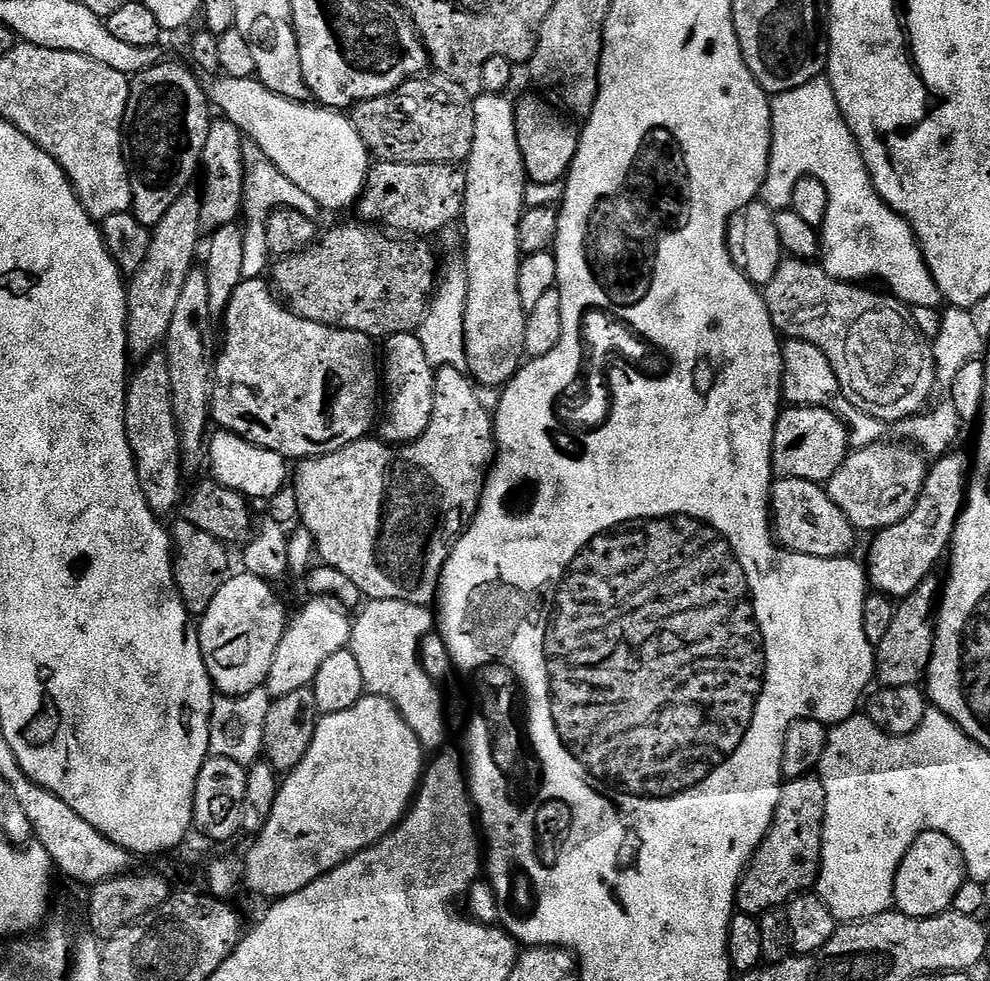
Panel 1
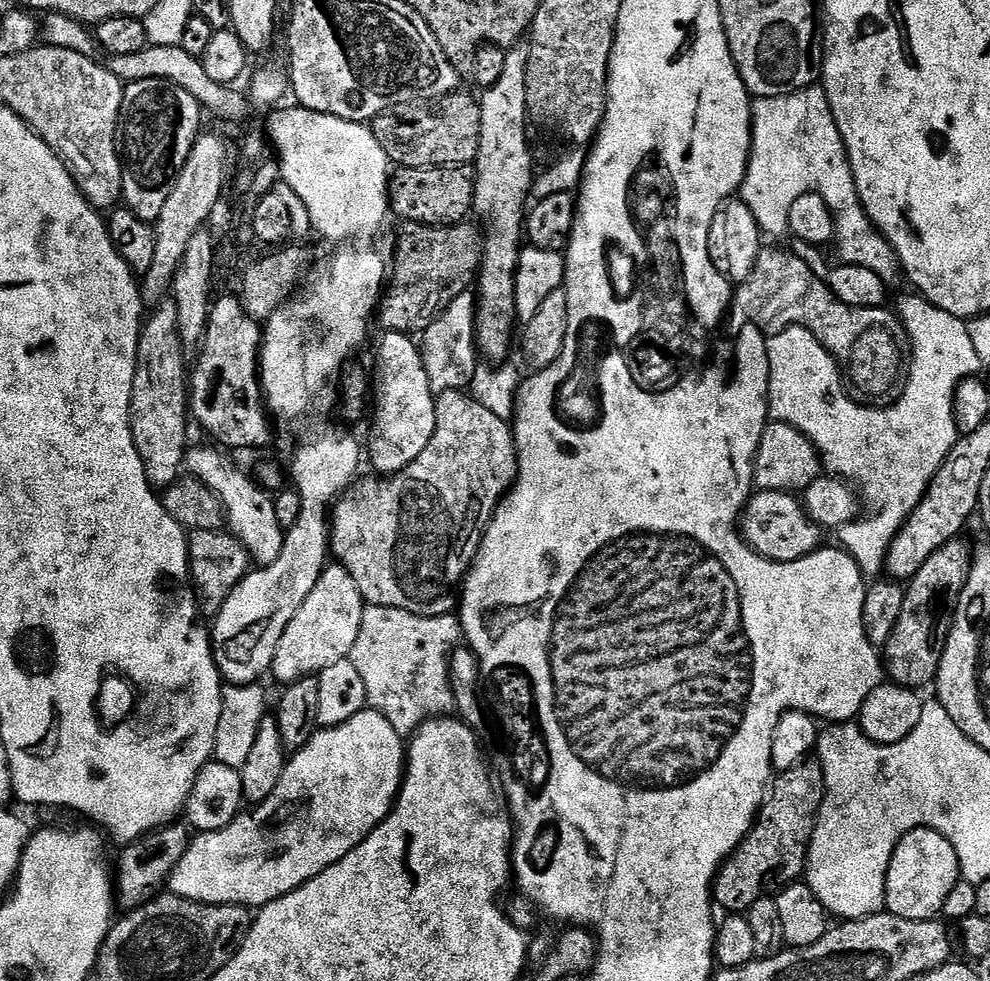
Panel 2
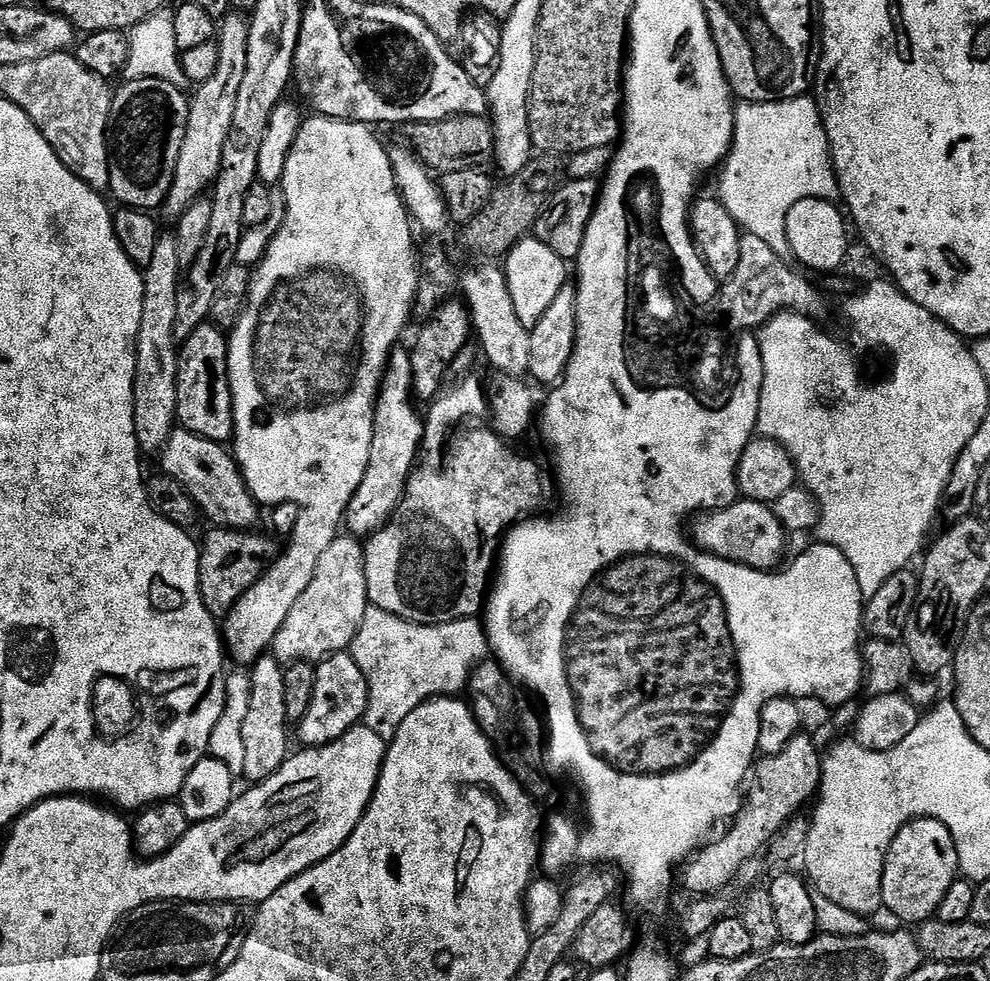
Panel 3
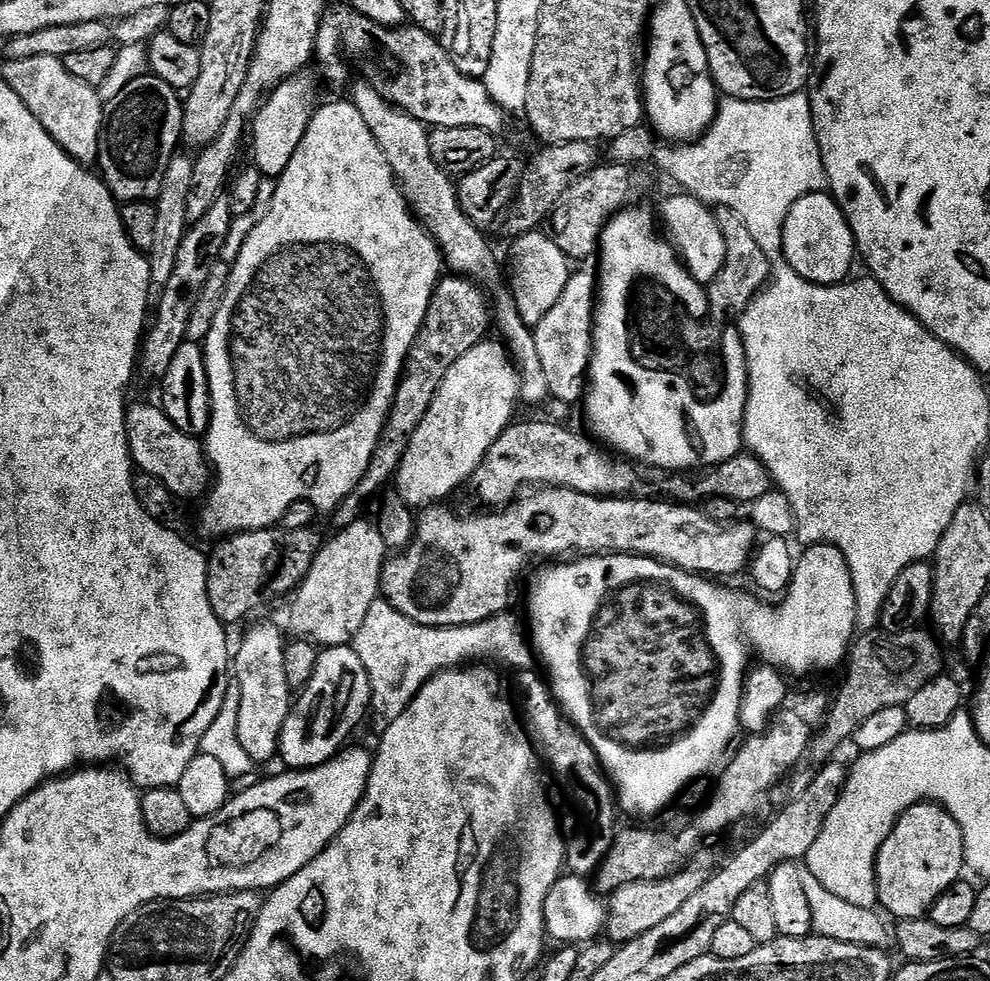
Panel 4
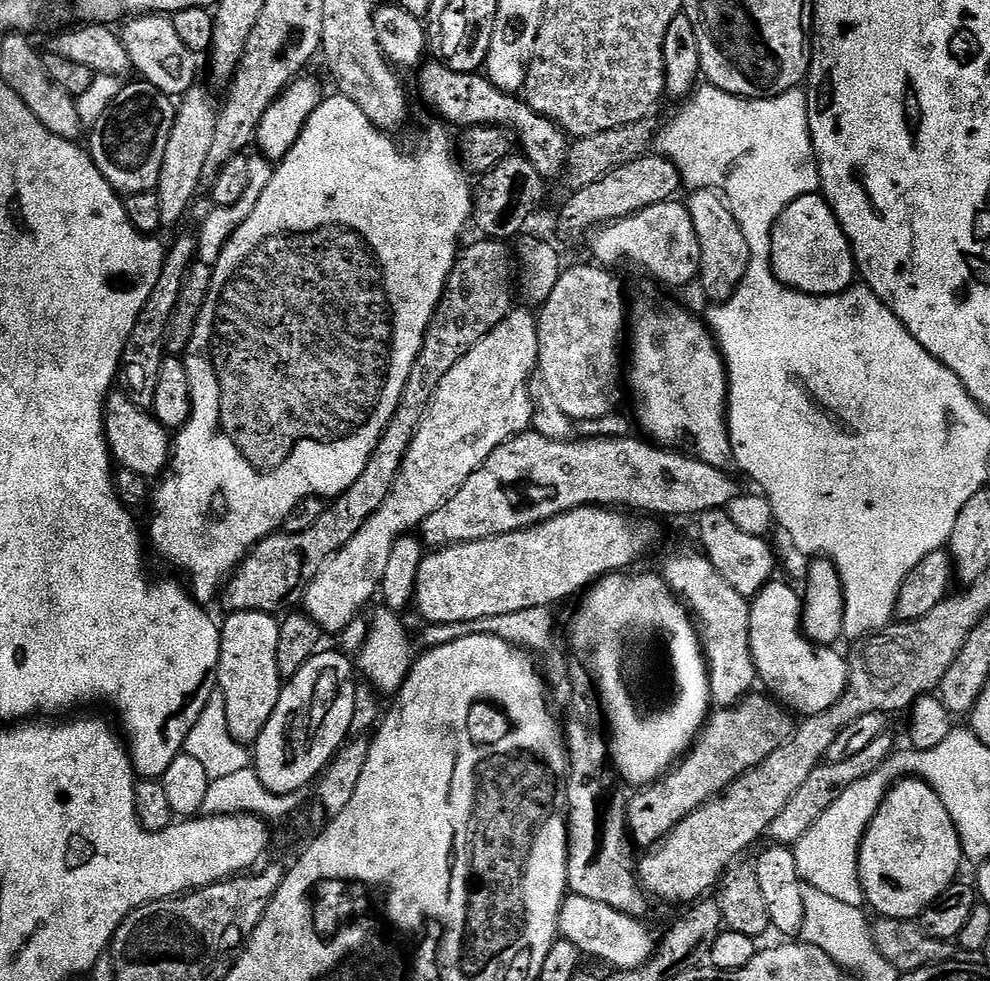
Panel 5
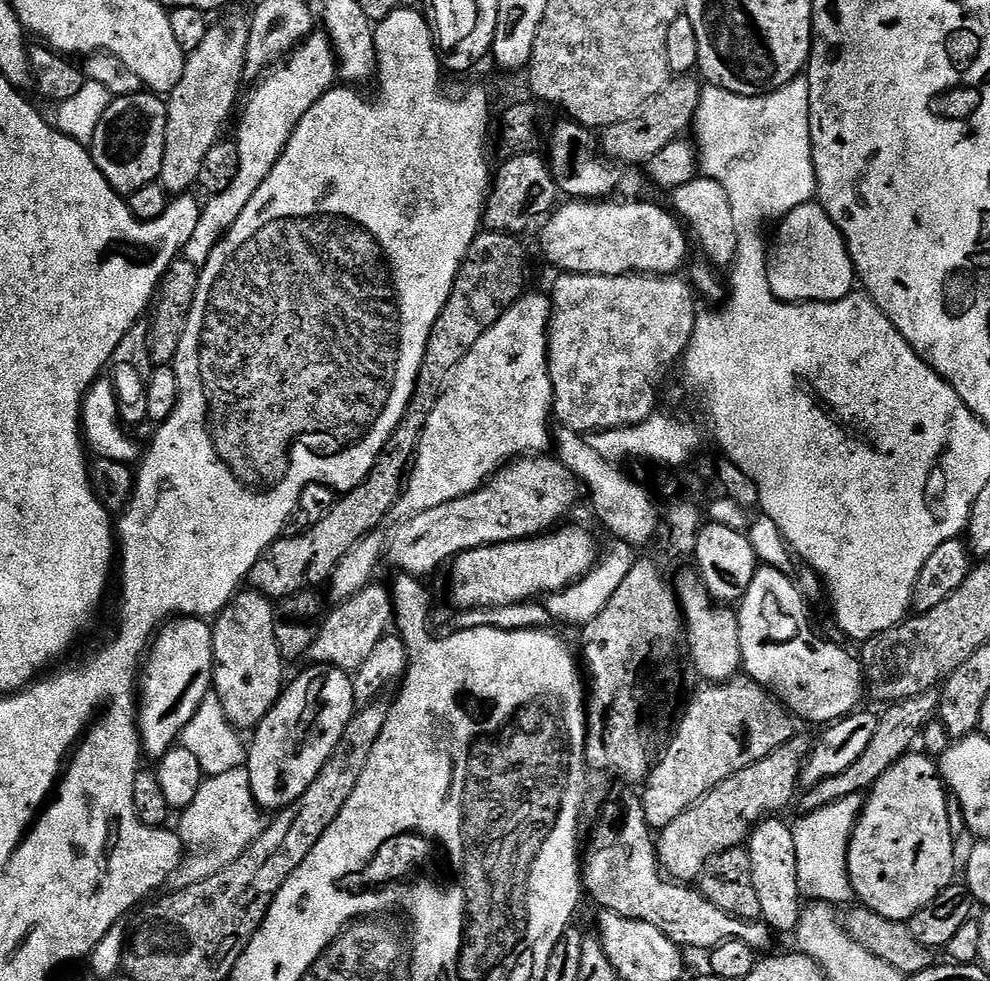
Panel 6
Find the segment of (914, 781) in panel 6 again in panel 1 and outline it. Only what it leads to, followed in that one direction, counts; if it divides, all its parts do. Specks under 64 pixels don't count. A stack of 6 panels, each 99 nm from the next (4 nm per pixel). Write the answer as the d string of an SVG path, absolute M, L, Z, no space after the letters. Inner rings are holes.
M924 832L910 846L898 866L892 895L895 907L904 916L925 920L931 916L941 916L951 909L954 896L966 879L966 865L960 847L946 834Z

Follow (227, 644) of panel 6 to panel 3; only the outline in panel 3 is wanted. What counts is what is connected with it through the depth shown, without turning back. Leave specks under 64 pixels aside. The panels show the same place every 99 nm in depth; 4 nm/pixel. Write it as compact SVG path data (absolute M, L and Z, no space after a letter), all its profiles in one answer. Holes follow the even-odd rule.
M265 654L251 665L252 689L250 690L250 710L242 725L242 742L246 746L246 766L243 779L252 784L261 784L279 770L289 758L288 748L289 718L286 714L286 686L284 668L275 656Z

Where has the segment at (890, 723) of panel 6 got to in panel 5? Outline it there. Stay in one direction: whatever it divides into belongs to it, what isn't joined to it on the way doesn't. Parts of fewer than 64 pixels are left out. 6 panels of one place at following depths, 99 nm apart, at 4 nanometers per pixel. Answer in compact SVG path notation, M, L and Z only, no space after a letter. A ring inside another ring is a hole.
M884 732L881 736L874 738L874 742L870 742L870 746L863 747L858 754L851 755L850 758L844 758L841 761L828 760L817 764L816 769L810 774L810 778L806 778L806 782L802 782L802 786L798 786L794 798L790 798L790 802L786 802L786 810L782 810L782 814L778 814L778 818L774 818L767 835L773 836L776 839L773 841L779 842L781 845L795 846L802 838L802 834L806 834L806 830L810 830L810 826L814 826L814 822L818 822L818 818L822 818L822 814L826 814L826 810L830 810L830 806L834 806L834 802L838 802L838 798L842 798L842 790L850 790L850 786L854 786L854 782L866 778L874 770L881 768L895 748L896 745L889 737L889 733Z

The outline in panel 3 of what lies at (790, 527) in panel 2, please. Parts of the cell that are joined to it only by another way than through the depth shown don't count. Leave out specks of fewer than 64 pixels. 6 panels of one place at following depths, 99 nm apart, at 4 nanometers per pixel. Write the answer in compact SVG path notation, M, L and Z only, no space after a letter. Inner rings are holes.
M740 498L725 509L699 513L691 521L690 536L696 547L705 552L767 572L777 567L775 564L784 552L786 530L776 517L775 507Z

